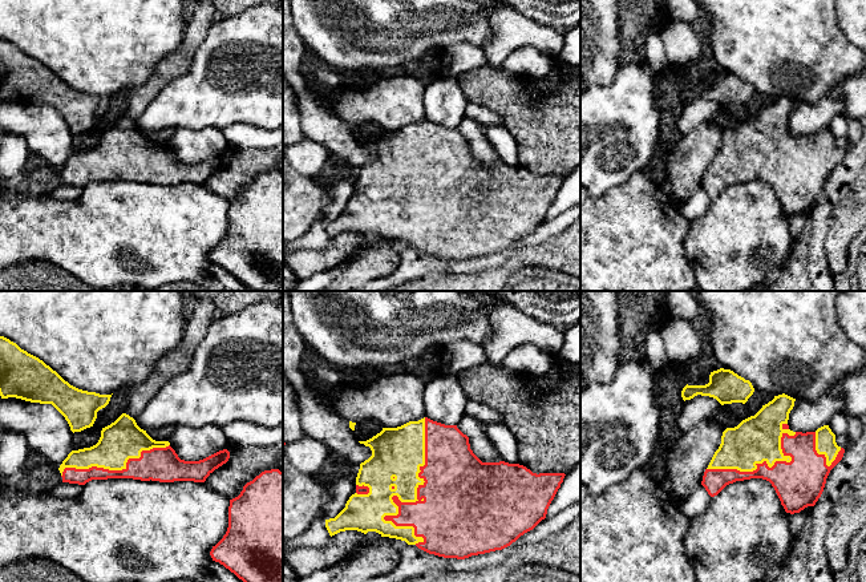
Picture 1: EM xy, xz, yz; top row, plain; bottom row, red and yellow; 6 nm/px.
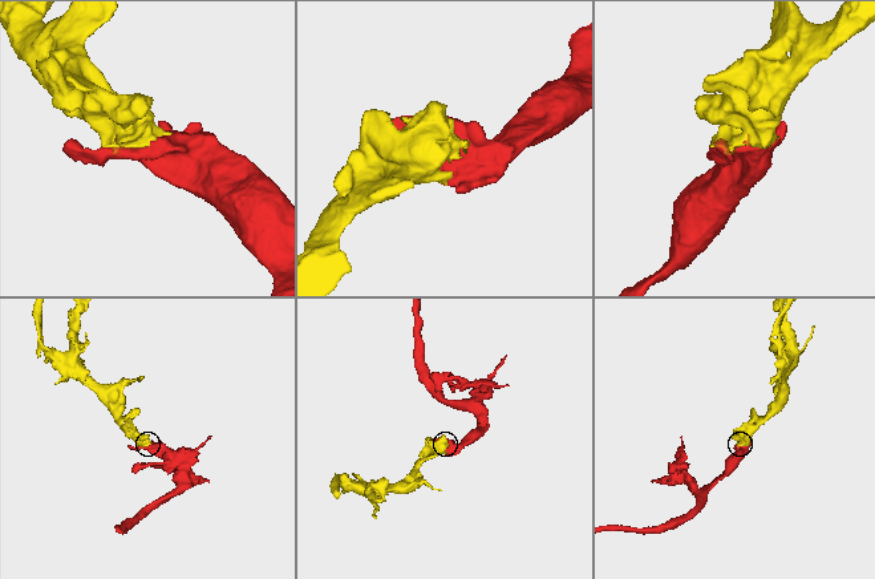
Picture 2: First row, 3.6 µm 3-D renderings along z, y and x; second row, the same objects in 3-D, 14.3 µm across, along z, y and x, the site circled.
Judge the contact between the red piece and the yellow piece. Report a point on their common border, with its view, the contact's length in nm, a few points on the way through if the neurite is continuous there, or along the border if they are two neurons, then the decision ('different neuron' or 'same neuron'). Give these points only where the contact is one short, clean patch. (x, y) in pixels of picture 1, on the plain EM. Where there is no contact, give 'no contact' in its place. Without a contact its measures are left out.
meets red in xz at (403, 205); contact 750 nm long; same neuron

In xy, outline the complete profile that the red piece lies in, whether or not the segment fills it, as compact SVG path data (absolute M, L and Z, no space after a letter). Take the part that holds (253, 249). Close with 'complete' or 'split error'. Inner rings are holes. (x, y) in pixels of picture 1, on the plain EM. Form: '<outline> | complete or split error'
M279 171L262 174L243 189L238 199L230 202L227 234L213 248L210 258L251 291L283 291L283 174Z | complete

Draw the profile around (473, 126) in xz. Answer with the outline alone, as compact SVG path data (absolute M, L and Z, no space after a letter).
M469 102L465 117L457 126L457 130L469 140L470 151L482 165L503 163L486 136L487 126L499 124L501 118L497 113Z

